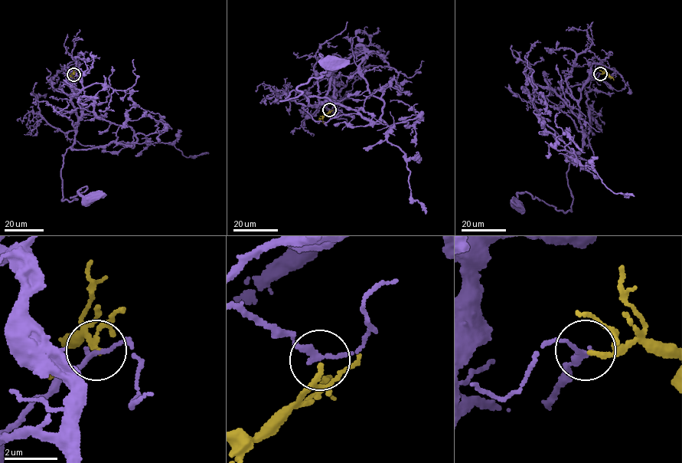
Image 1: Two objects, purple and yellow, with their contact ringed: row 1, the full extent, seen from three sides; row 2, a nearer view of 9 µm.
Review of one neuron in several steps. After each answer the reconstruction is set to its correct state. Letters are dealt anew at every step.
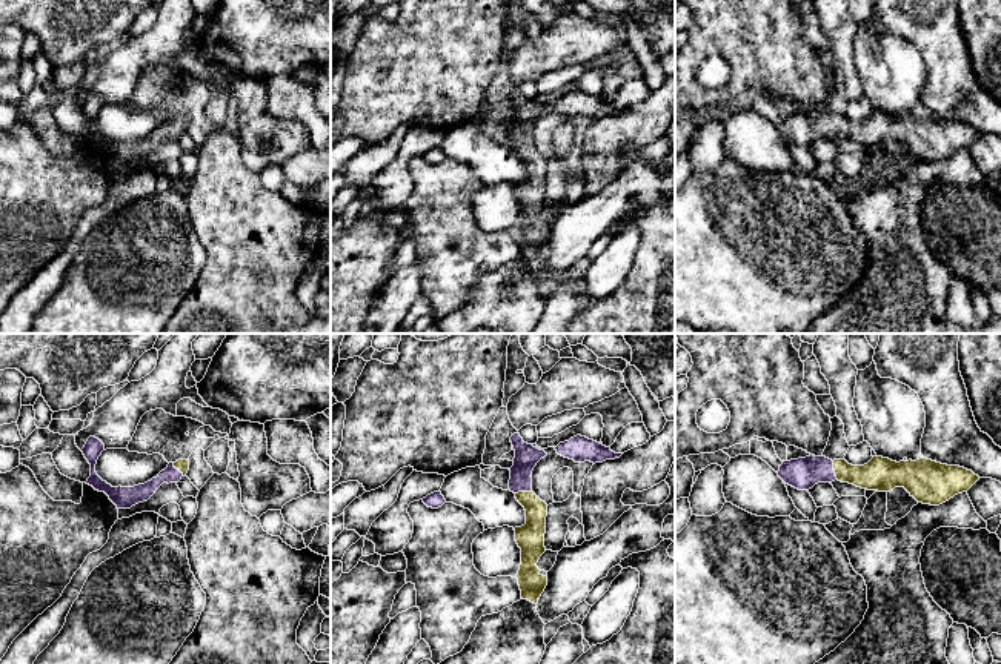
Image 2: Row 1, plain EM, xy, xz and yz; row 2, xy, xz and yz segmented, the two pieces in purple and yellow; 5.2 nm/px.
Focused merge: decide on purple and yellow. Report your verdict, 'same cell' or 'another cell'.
same cell

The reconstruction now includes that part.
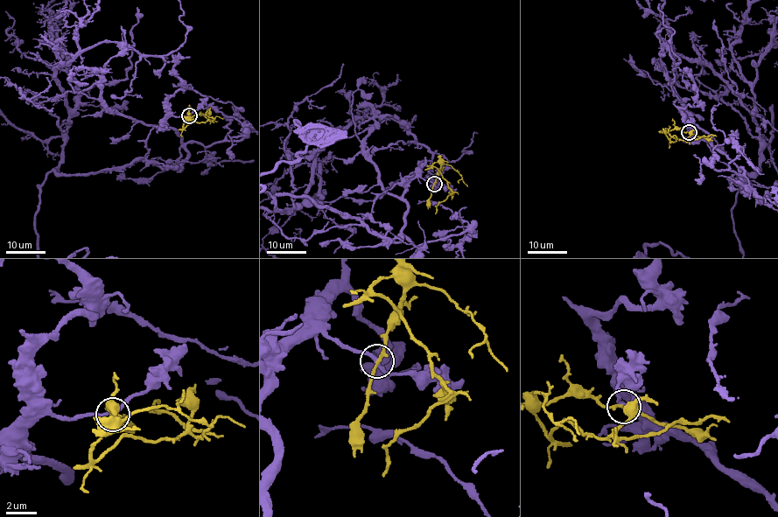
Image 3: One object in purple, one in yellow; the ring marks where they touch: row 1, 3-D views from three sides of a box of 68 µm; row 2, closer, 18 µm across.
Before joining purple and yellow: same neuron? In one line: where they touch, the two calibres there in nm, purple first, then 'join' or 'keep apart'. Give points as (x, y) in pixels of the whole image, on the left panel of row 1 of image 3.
at (189, 115); 200 nm thick on the purple side, 190 nm on the other; keep apart

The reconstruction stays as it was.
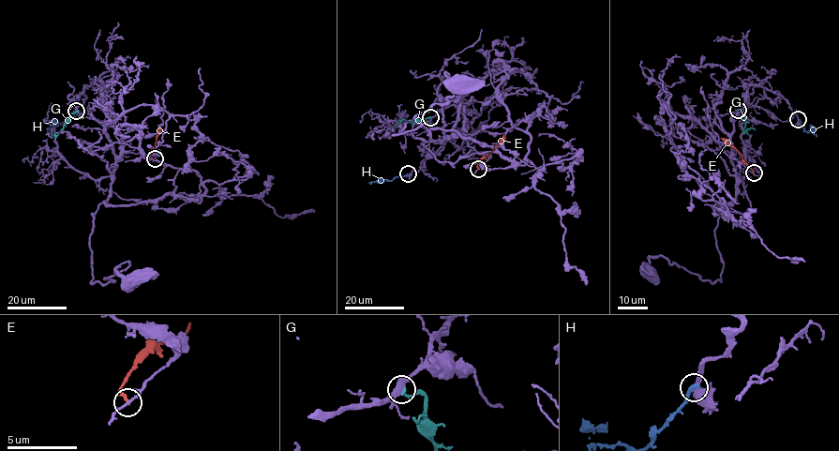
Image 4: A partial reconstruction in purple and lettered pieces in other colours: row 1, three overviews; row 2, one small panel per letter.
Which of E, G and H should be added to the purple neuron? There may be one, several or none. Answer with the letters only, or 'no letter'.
no letter

